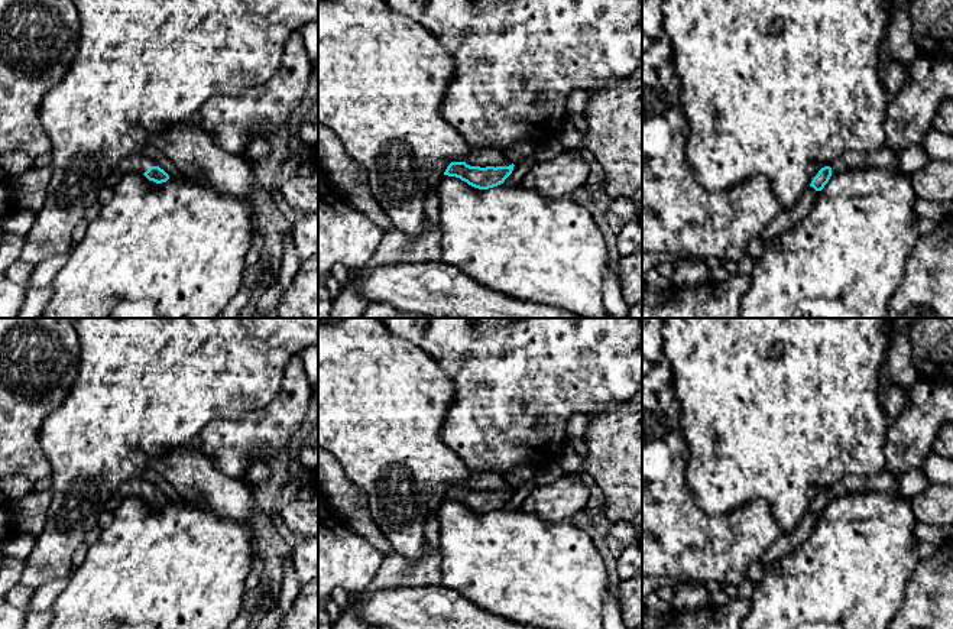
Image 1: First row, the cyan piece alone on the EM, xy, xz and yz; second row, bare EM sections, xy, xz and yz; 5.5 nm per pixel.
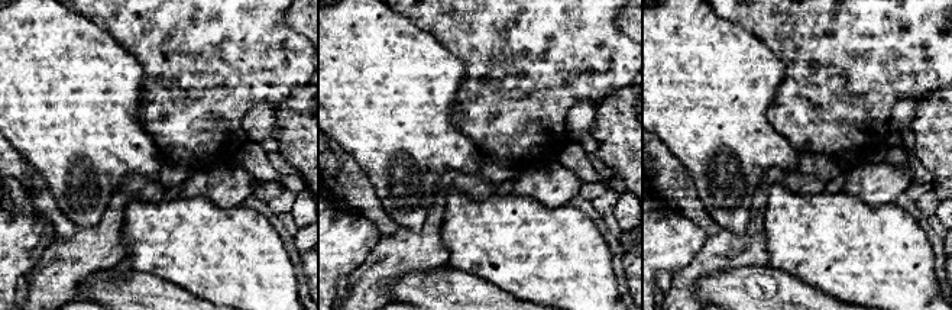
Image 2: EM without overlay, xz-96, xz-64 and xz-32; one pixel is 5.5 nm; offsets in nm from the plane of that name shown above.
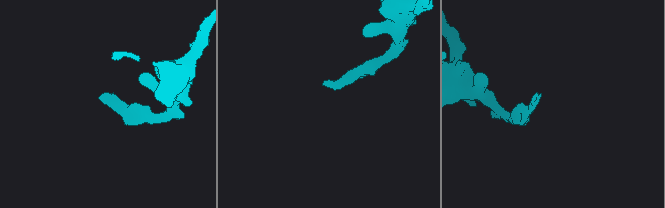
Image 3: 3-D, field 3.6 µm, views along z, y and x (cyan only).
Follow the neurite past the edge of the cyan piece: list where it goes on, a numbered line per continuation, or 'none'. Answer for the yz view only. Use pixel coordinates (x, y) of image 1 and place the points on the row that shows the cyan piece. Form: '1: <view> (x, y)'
1: yz (885, 158)

